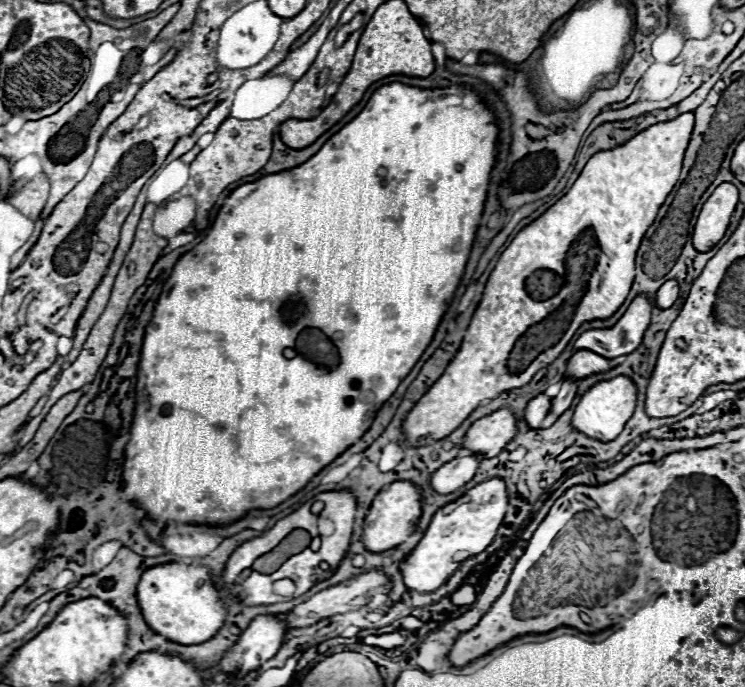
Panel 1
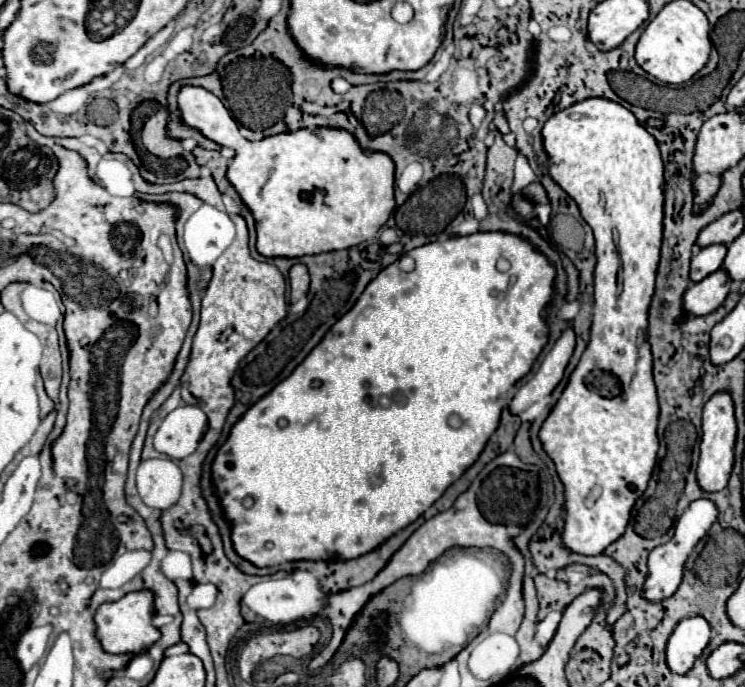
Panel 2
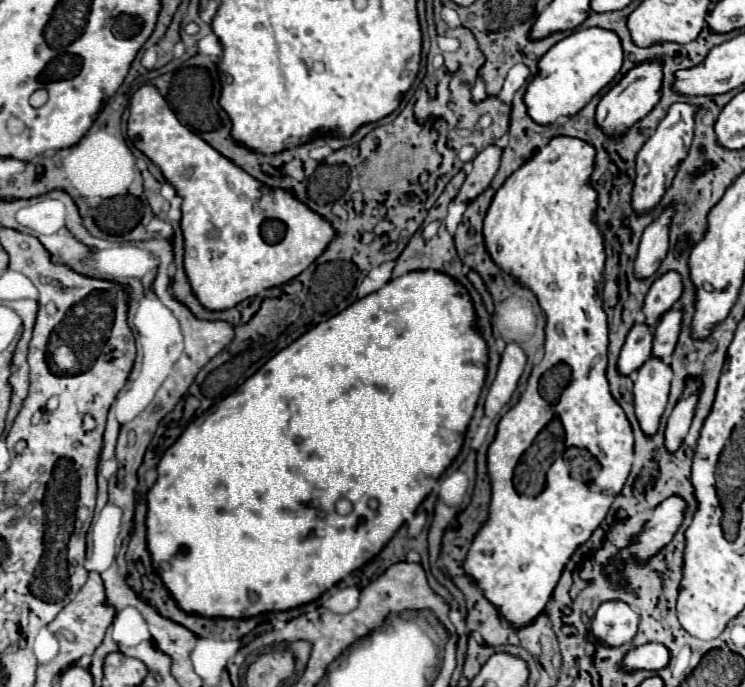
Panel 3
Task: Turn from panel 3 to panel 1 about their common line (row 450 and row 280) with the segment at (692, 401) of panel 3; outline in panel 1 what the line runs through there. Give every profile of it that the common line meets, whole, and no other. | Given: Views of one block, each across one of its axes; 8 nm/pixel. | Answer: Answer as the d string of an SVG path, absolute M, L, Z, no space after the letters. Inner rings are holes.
M668 280L668 282L664 282L660 288L658 288L658 292L656 292L656 306L660 308L660 310L666 310L668 306L672 306L674 302L676 302L676 298L678 298L678 282L676 280Z

